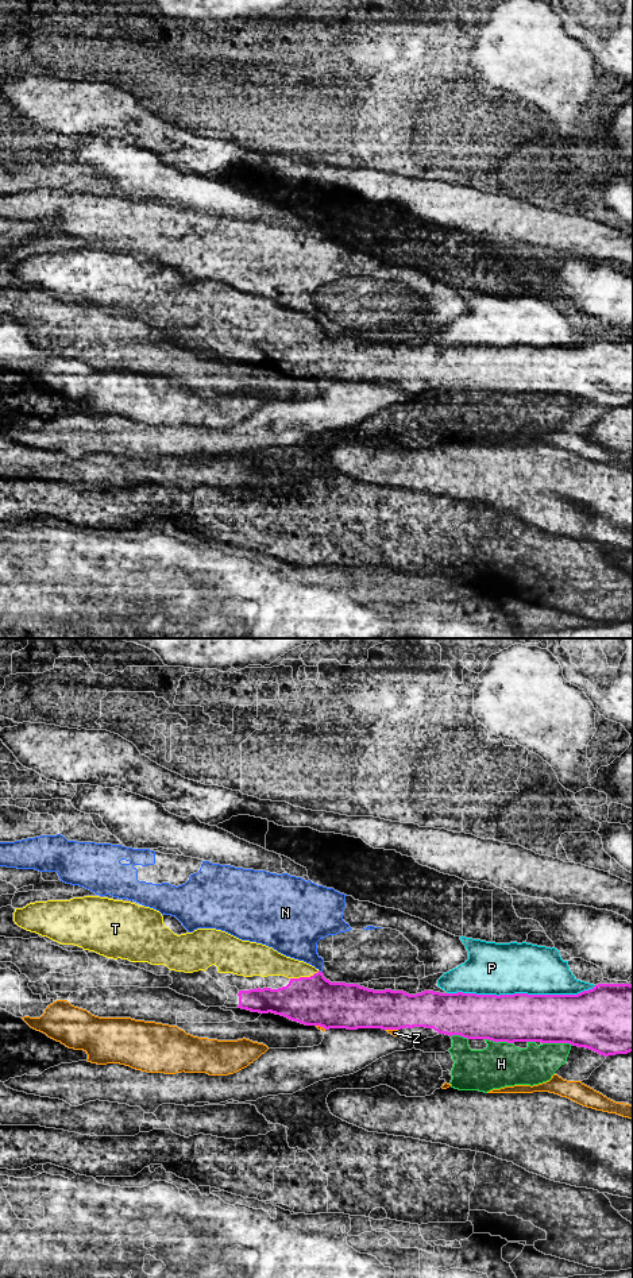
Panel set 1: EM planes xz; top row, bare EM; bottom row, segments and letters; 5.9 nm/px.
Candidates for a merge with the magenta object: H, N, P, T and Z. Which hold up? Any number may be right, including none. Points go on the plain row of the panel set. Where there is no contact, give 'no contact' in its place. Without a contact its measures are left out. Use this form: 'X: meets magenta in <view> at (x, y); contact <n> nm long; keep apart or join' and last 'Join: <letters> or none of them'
H: meets magenta in xz at (558, 394); contact 180 nm long; keep apart
N: meets magenta in xz at (319, 323); contact 30 nm long; keep apart
P: meets magenta in xz at (521, 346); contact 900 nm long; keep apart
T: meets magenta in xz at (304, 329); contact 180 nm long; join
Z: meets magenta in xz at (392, 381); contact 70 nm long; keep apart
Join: T

